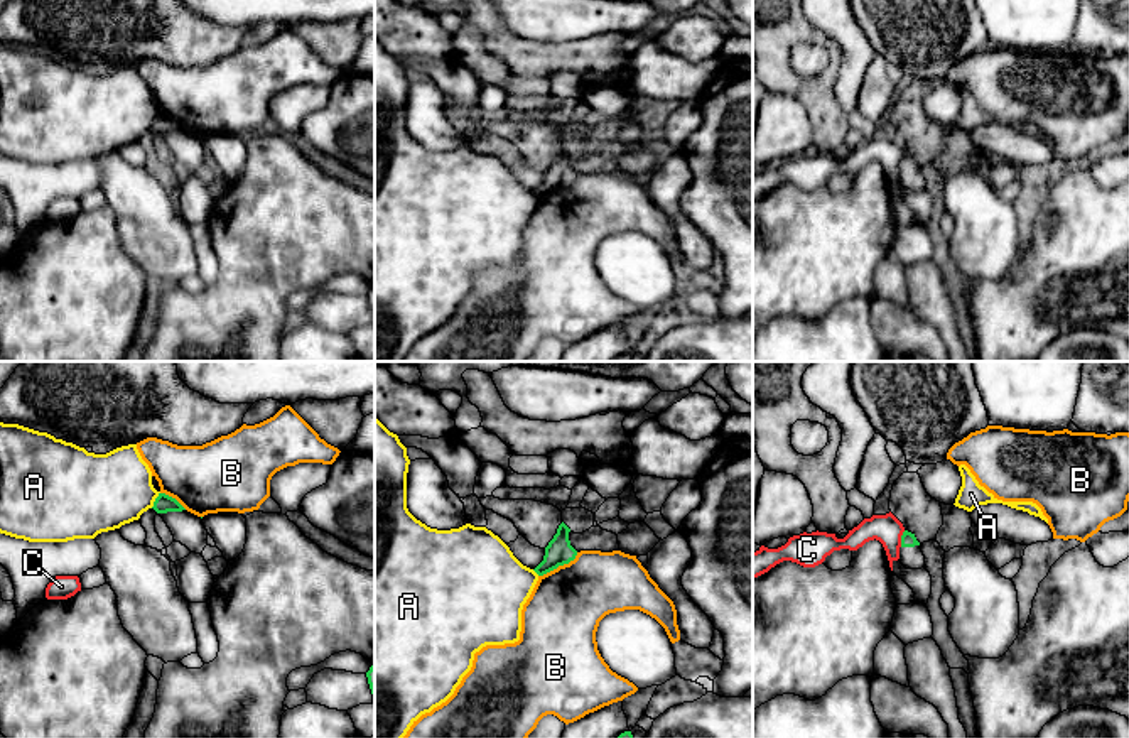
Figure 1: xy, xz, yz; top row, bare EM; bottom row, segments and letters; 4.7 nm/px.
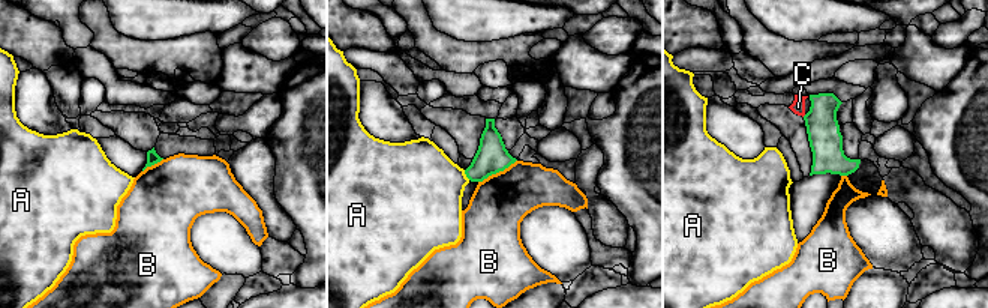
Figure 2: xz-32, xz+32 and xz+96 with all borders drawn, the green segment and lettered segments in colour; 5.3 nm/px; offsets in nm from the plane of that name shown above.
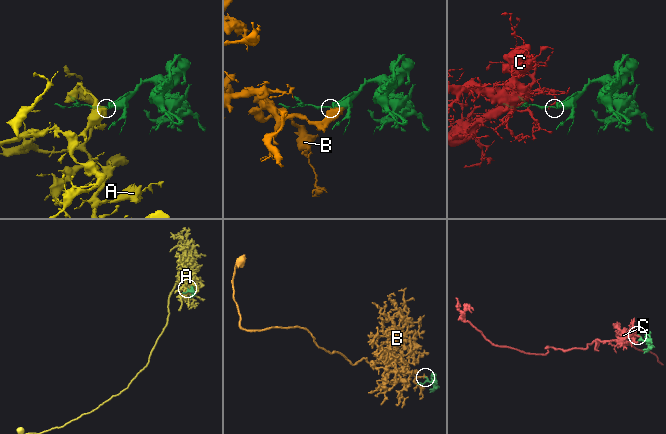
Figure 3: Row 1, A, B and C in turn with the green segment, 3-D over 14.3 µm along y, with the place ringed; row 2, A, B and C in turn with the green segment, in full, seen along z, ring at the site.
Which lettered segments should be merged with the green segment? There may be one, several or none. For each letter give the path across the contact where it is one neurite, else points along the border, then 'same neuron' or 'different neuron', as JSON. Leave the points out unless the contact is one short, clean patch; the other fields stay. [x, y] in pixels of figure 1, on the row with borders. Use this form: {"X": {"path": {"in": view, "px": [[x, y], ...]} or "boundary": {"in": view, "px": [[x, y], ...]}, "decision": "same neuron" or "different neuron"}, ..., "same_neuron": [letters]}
{"A": {"boundary": {"in": "xy", "px": [[159, 492], [151, 507]]}, "decision": "different neuron"}, "B": {"boundary": {"in": "xz", "px": [[578, 553], [567, 563], [539, 576]]}, "decision": "different neuron"}, "C": {"decision": "different neuron"}, "same_neuron": []}

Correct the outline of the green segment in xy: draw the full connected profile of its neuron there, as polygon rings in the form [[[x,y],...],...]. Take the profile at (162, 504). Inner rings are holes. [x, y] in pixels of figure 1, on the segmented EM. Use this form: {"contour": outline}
{"contour": [[[159,493],[159,497],[154,502],[152,507],[157,513],[167,513],[167,512],[182,512],[186,510],[176,498]]]}

